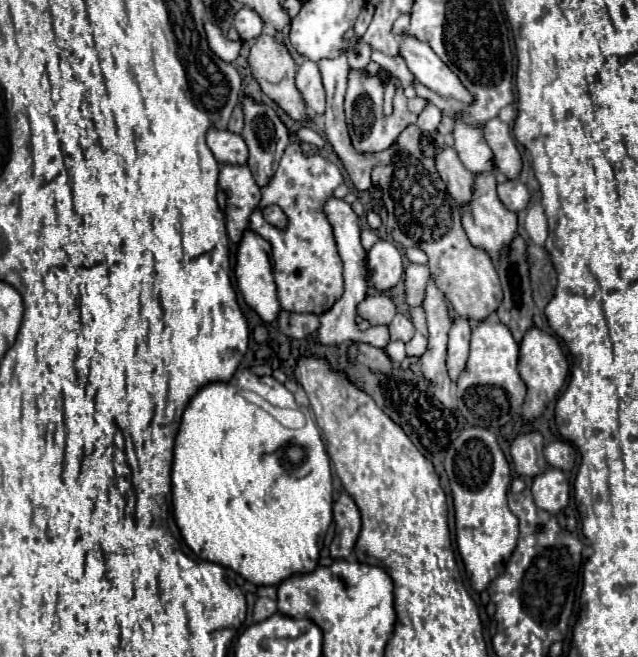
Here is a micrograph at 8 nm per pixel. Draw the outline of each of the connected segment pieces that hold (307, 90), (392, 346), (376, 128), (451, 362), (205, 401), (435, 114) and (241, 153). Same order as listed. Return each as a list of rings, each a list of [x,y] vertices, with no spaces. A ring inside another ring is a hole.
[[[304,60],[296,74],[296,86],[308,106],[308,112],[312,112],[314,118],[324,114],[324,86],[320,80],[320,70],[314,62]]]
[[[402,341],[390,342],[385,348],[393,362],[400,364],[406,357],[405,344]]]
[[[350,70],[344,108],[346,108],[346,124],[348,124],[352,146],[360,154],[372,154],[372,152],[386,150],[398,138],[398,134],[408,124],[412,124],[412,114],[410,116],[384,116],[382,96],[384,96],[384,82],[378,76],[368,78],[368,76],[358,74],[356,70]]]
[[[454,318],[448,332],[448,356],[446,368],[452,380],[458,378],[468,360],[468,344],[470,344],[470,322],[466,318]]]
[[[238,370],[230,382],[212,382],[212,384],[208,384],[206,388],[202,388],[190,400],[190,404],[188,404],[184,416],[182,416],[180,430],[178,430],[178,434],[176,434],[174,440],[172,460],[172,512],[176,524],[178,524],[180,532],[182,532],[182,538],[186,540],[186,544],[192,548],[192,552],[198,558],[210,560],[210,562],[216,562],[216,564],[222,564],[222,566],[228,566],[234,572],[238,572],[242,578],[246,578],[248,582],[252,582],[256,586],[276,586],[282,580],[286,580],[286,576],[292,576],[294,572],[312,572],[318,566],[318,552],[320,552],[320,548],[324,544],[326,530],[328,530],[328,526],[332,522],[332,470],[330,470],[330,458],[326,454],[326,448],[324,448],[324,442],[322,442],[320,432],[316,428],[316,422],[306,422],[306,426],[304,428],[298,428],[298,430],[284,428],[266,410],[262,410],[260,406],[256,406],[256,404],[248,402],[244,396],[240,396],[240,390],[250,390],[250,392],[262,396],[264,400],[268,400],[270,404],[280,406],[280,408],[300,408],[308,416],[308,420],[312,420],[310,418],[312,412],[308,408],[298,406],[296,400],[294,400],[294,394],[288,392],[284,388],[284,384],[280,384],[272,376],[256,376],[250,370]],[[290,446],[300,446],[304,450],[304,458],[298,464],[294,464],[284,454],[284,450],[290,448]]]
[[[428,104],[422,114],[418,116],[418,128],[420,130],[436,130],[440,124],[440,110],[434,104]]]
[[[210,128],[206,140],[208,140],[208,148],[212,150],[212,154],[220,164],[246,164],[248,148],[238,134],[230,130]]]

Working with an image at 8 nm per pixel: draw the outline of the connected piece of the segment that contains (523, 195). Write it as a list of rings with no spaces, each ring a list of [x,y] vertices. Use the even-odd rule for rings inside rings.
[[[506,180],[504,184],[500,184],[498,186],[498,196],[500,196],[502,204],[512,212],[524,210],[530,202],[530,194],[528,194],[526,184],[522,184],[518,180]]]

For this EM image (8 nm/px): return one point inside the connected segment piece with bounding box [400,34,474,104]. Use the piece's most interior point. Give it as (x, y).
(423, 63)

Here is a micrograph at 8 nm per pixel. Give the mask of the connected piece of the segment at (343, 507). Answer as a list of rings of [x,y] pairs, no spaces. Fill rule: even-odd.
[[[342,492],[334,504],[334,522],[336,522],[336,536],[330,546],[330,558],[340,560],[346,558],[360,534],[360,512],[354,500]]]

